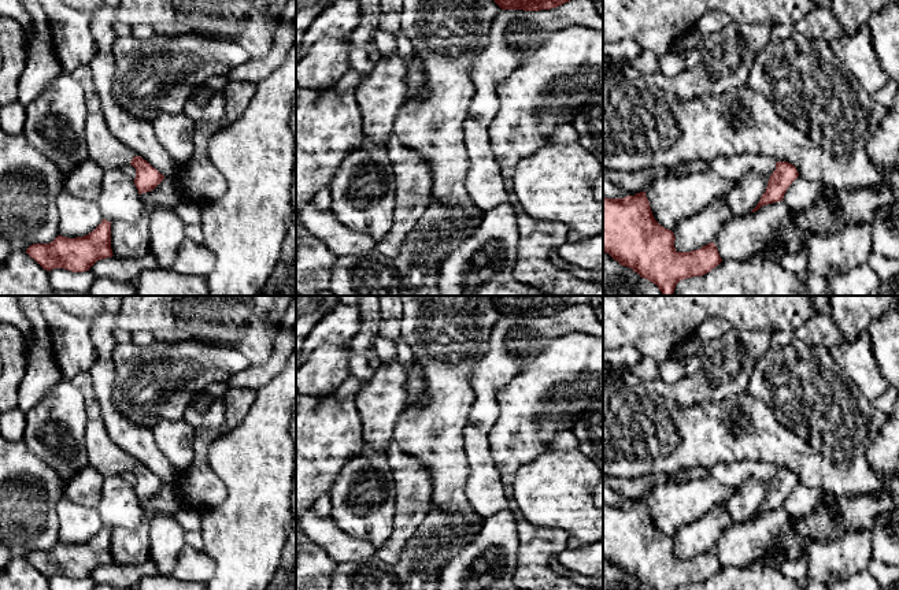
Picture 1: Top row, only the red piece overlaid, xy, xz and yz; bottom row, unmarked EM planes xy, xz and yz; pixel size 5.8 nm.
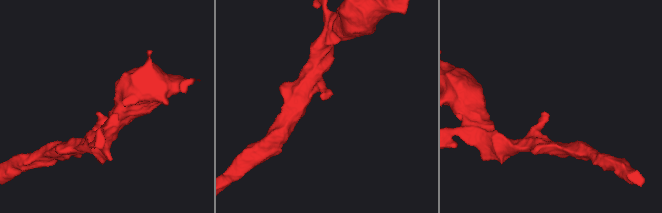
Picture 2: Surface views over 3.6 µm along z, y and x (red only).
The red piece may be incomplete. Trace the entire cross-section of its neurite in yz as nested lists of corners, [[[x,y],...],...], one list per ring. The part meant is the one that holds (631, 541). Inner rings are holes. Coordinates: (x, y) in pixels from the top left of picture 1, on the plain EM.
[[[645,498],[624,505],[603,504],[603,559],[641,585],[652,590],[678,590],[687,585],[702,583],[722,568],[714,549],[696,557],[677,559],[674,548],[674,539],[655,527]]]

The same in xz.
[[[489,296],[502,316],[540,318],[556,315],[591,296]]]

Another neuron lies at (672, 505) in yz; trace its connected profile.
[[[711,478],[656,486],[645,502],[655,527],[673,537],[680,528],[703,517],[711,508],[726,504],[736,489]]]

